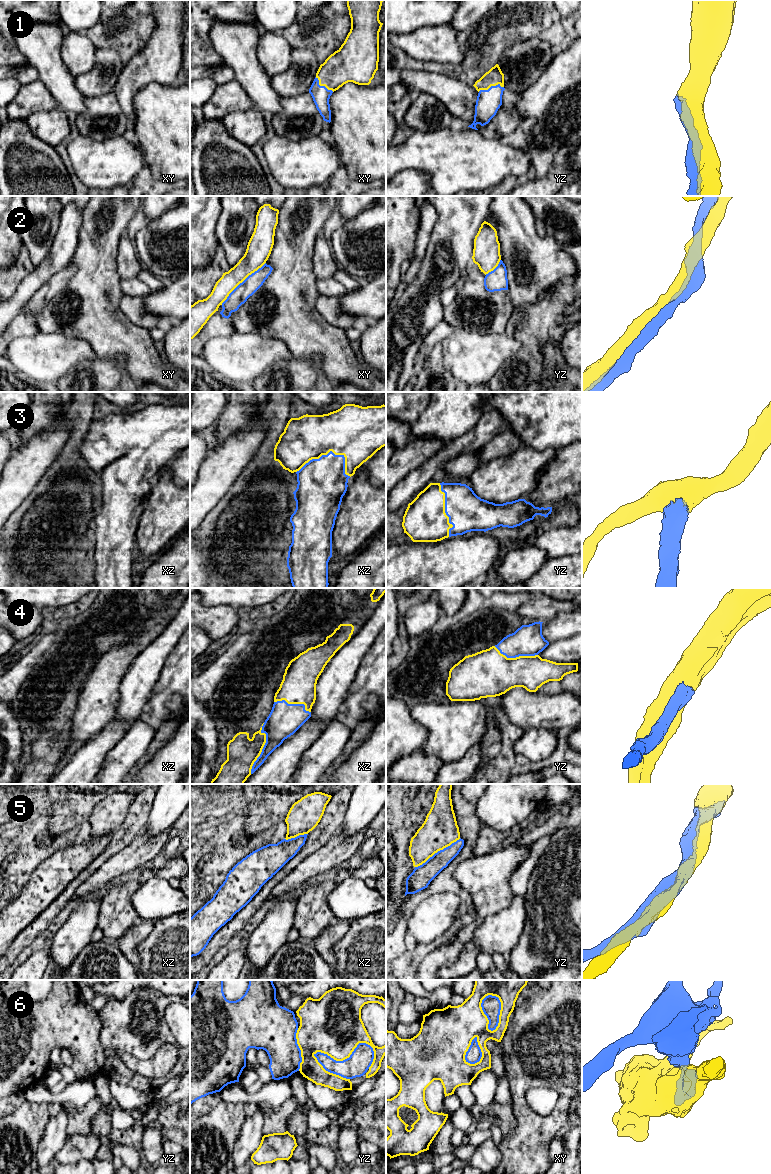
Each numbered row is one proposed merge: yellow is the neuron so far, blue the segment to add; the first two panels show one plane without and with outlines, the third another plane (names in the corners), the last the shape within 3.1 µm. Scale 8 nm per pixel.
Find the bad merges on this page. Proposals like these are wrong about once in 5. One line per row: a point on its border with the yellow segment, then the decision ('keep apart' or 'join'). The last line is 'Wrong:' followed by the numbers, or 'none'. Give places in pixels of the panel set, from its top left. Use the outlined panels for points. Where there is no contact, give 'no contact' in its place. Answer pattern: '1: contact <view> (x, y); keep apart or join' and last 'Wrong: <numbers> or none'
1: contact yz (490, 86); join
2: contact xy (242, 281); join
3: contact xz (331, 450); join
4: contact xz (262, 748); join
5: contact yz (437, 851); join
6: contact yz (349, 1056); keep apart
Wrong: 6

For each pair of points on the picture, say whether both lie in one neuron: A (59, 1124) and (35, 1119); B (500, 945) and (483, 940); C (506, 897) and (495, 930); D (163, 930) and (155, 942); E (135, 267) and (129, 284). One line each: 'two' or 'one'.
A: two
B: one
C: two
D: one
E: two

